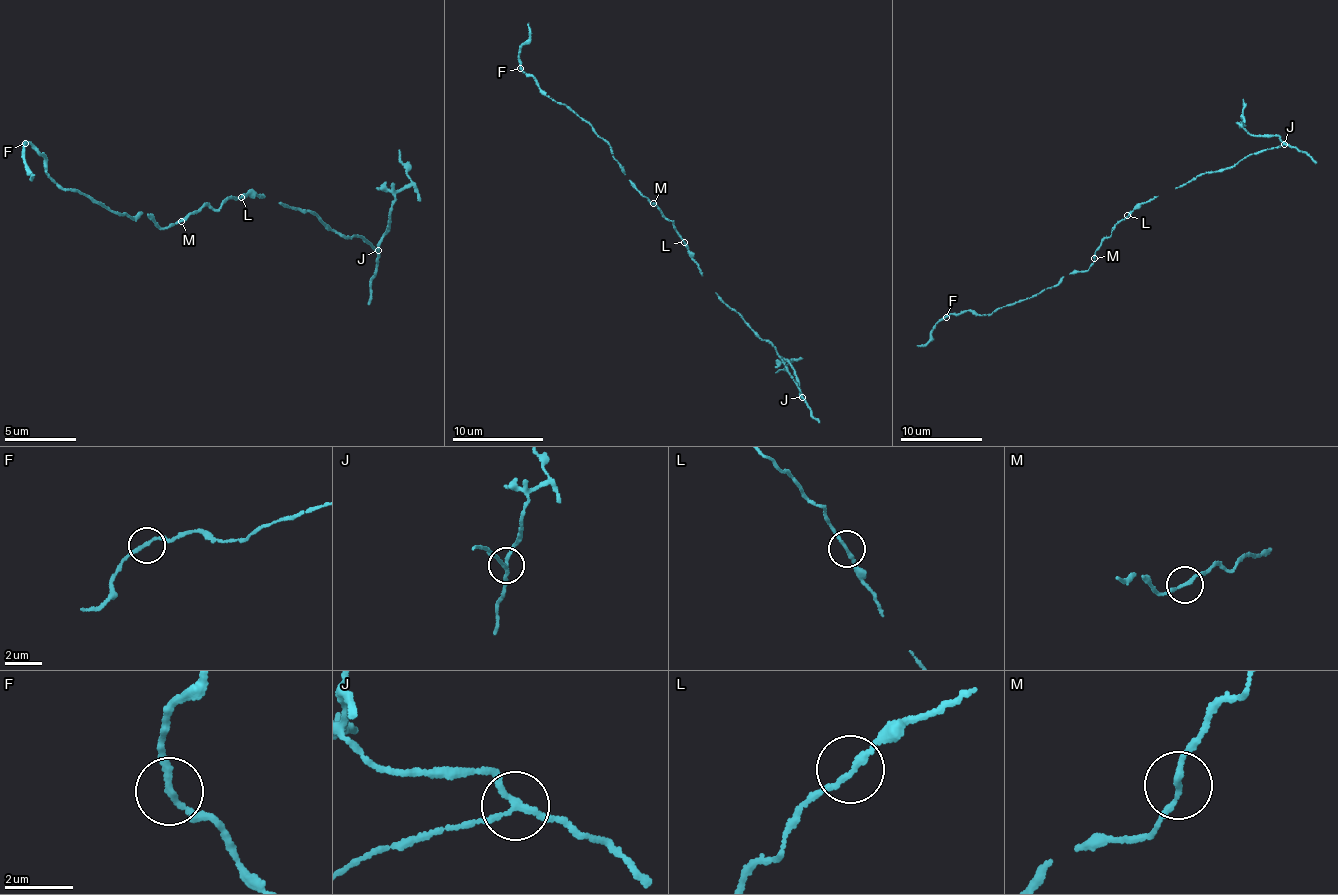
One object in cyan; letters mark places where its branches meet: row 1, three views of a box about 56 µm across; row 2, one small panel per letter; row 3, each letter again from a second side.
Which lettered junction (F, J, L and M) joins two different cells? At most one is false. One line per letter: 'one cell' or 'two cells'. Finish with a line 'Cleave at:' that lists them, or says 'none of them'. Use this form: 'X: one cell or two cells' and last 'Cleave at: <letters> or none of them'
F: one cell
J: two cells
L: one cell
M: one cell
Cleave at: J

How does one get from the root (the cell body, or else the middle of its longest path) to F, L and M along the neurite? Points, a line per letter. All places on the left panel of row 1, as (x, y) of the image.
F: (227, 200), (161, 229), (148, 214), (119, 215), (78, 190), (55, 185), (46, 161), (25, 143)
L: (227, 200), (241, 197)
M: (227, 200), (215, 209), (204, 205), (180, 219)

